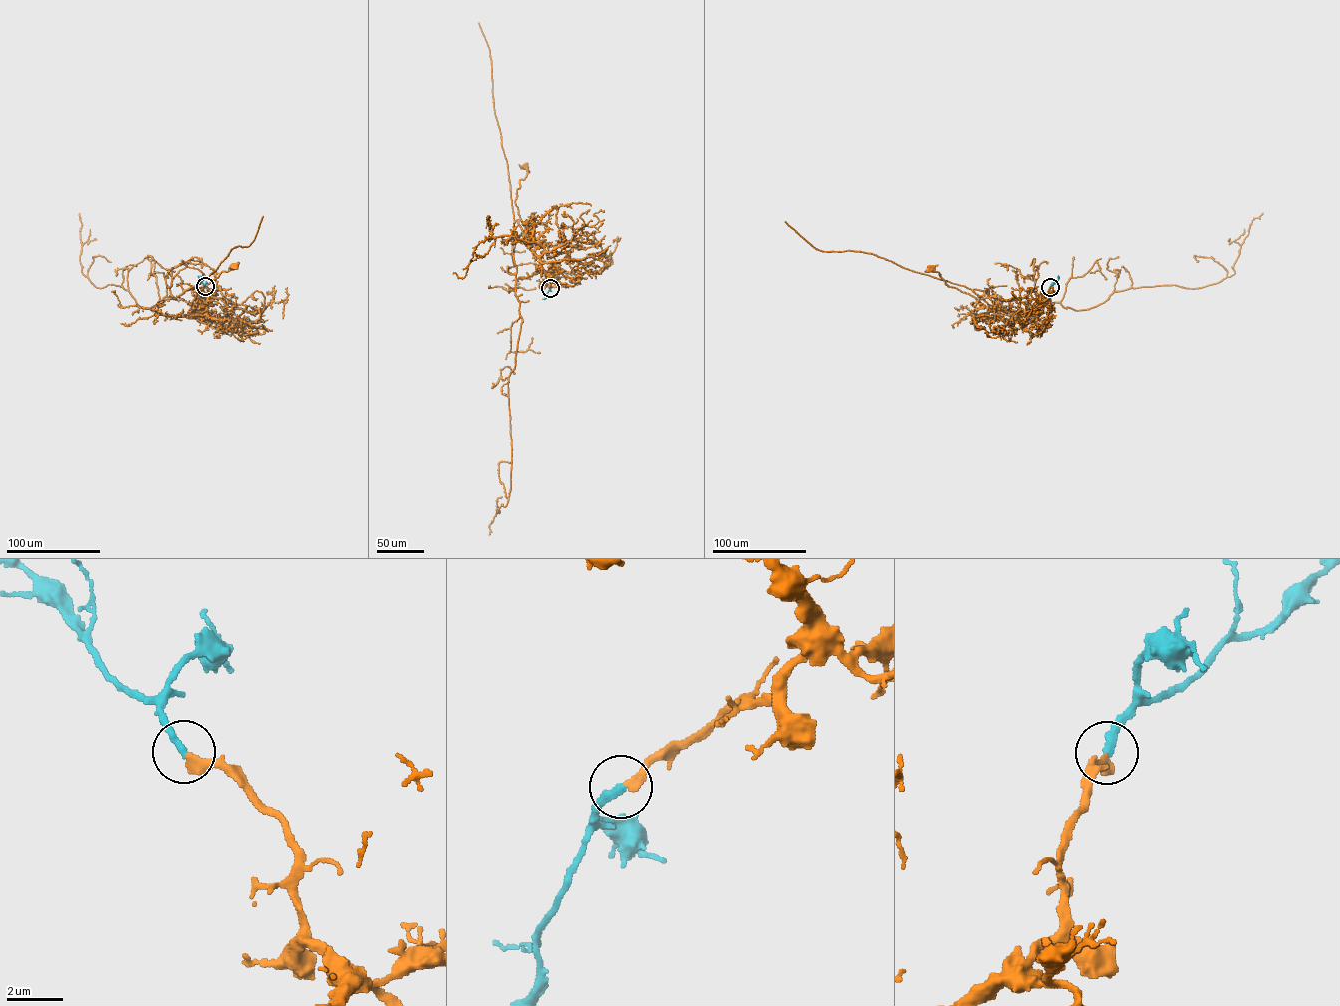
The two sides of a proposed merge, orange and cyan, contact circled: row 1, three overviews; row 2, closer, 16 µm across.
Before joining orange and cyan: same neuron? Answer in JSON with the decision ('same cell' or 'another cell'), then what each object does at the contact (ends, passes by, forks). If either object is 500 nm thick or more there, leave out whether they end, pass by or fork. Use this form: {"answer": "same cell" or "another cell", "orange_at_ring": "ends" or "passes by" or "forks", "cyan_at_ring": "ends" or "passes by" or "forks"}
{"answer": "same cell", "orange_at_ring": "ends", "cyan_at_ring": "ends"}

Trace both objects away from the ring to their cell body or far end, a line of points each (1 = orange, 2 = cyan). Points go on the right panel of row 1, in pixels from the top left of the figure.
1: (1050, 287), (1035, 309), (1013, 317), (993, 311), (969, 294), (947, 286), (938, 272), (929, 269)
2: (1050, 287), (1056, 282), (1058, 275)

